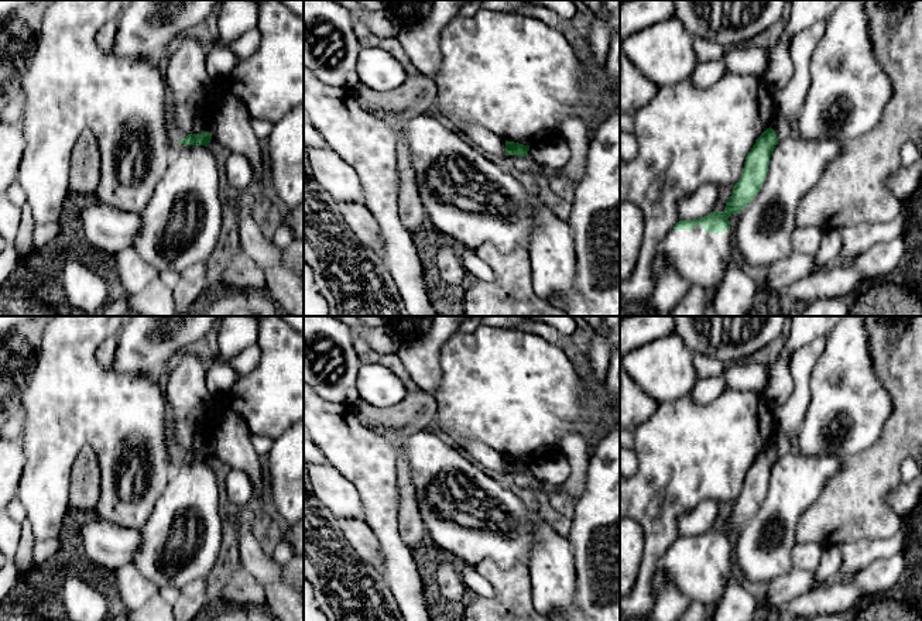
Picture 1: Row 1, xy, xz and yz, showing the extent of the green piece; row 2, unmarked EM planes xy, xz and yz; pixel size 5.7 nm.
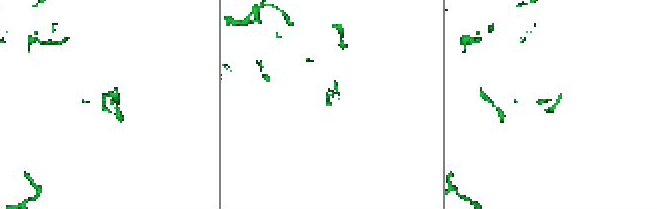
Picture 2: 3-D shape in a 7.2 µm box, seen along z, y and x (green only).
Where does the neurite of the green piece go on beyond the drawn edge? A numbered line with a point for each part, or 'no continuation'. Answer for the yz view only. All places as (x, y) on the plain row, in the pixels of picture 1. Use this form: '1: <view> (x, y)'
1: yz (701, 573)

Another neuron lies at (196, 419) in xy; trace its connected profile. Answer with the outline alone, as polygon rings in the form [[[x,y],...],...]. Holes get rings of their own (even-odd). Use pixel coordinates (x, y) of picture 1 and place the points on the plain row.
[[[196,408],[192,412],[184,415],[184,418],[188,421],[195,433],[200,432],[206,426],[206,408]]]

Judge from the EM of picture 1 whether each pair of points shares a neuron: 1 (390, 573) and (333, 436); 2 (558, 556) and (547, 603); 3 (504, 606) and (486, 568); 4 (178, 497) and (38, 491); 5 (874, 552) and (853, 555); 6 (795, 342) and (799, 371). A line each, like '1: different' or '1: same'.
1: same
2: same
3: same
4: different
5: same
6: different

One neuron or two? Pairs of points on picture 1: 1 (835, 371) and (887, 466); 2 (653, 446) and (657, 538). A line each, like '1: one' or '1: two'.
1: two
2: one

